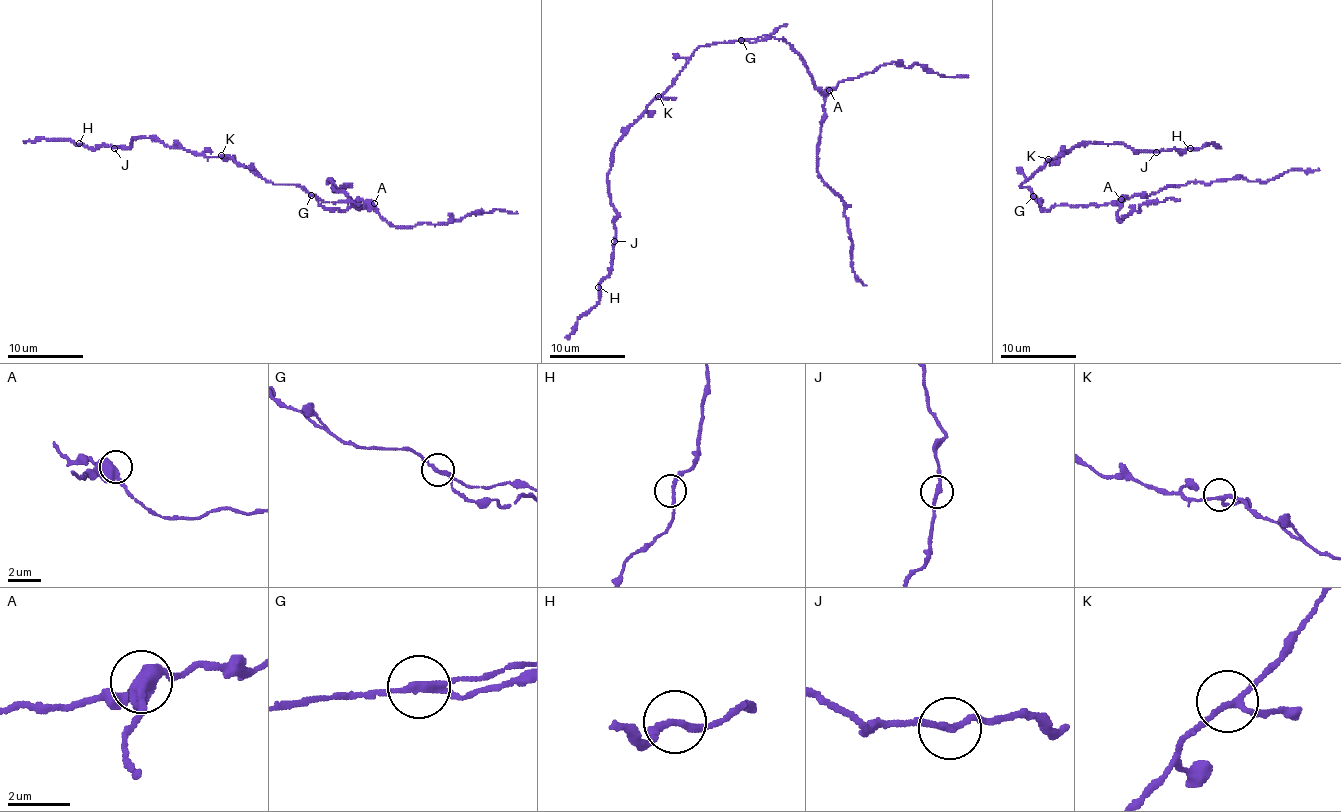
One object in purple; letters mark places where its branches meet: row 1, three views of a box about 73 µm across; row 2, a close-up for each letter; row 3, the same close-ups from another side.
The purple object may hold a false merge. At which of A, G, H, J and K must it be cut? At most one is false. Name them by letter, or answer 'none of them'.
G

